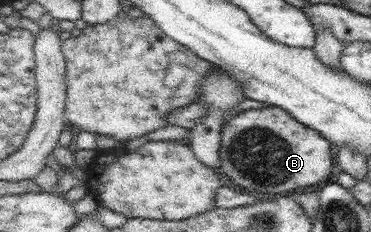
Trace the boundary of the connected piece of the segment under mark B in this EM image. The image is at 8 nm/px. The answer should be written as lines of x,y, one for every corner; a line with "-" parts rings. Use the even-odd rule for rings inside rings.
278,106
250,109
233,117
222,133
223,174
231,184
267,198
325,181
333,169
329,140

